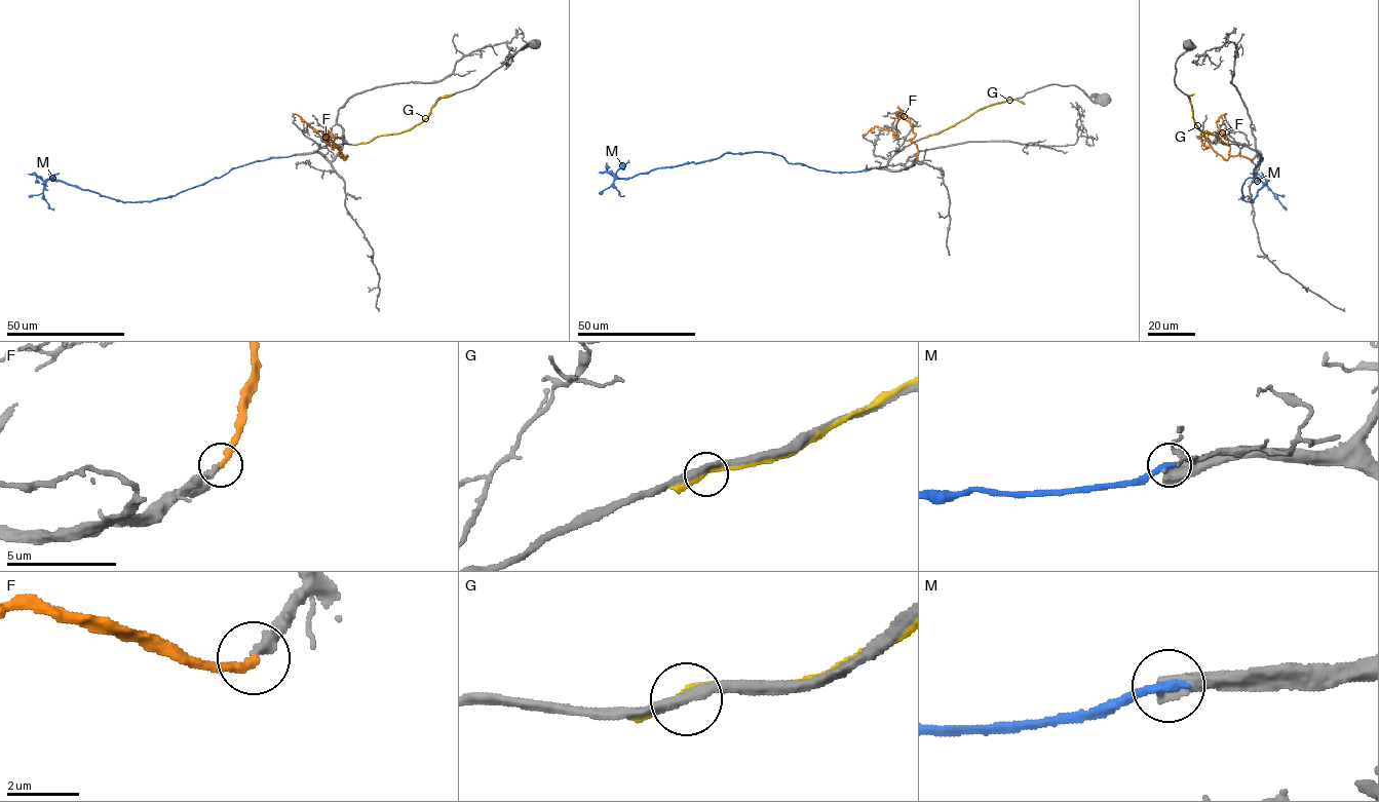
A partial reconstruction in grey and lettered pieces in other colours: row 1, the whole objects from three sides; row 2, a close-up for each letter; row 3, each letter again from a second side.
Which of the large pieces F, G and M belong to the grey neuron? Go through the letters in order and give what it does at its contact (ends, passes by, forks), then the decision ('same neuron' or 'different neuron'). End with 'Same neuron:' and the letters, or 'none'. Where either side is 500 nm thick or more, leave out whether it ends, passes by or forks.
F: it ends; different neuron
G: it passes by; different neuron
M: different neuron
Same neuron: none

